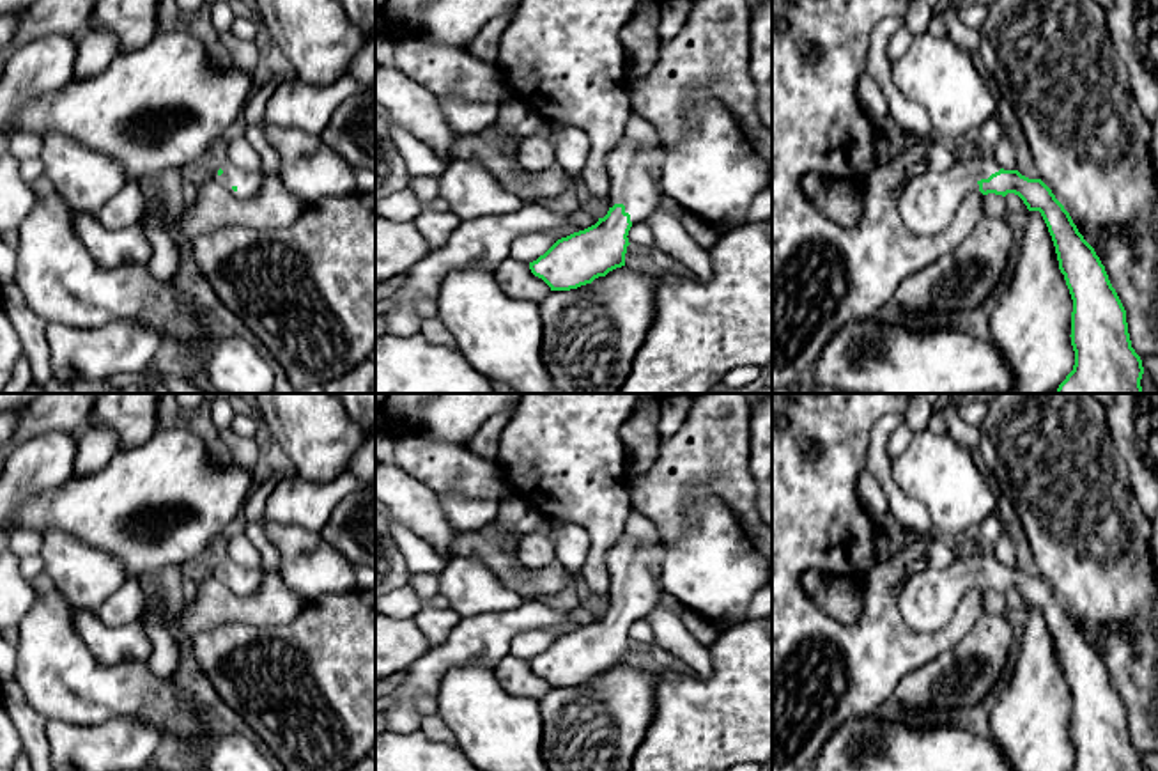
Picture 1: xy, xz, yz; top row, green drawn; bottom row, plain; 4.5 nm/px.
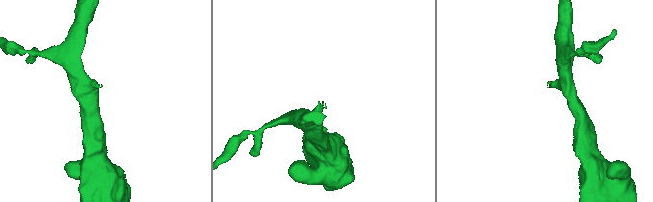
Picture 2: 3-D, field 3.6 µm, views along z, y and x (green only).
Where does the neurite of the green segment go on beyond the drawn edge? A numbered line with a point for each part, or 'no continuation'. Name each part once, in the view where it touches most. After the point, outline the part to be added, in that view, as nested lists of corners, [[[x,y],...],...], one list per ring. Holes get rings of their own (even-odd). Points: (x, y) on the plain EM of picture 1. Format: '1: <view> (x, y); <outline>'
1: xz (631, 564); [[[621,535],[607,551],[606,564],[611,578],[611,601],[623,601],[632,622],[646,617],[662,596],[657,569],[662,571],[664,542],[643,544]]]

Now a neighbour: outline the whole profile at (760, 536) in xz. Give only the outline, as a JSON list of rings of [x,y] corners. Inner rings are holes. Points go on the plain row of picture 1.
[[[765,523],[745,525],[744,532],[754,549],[768,562],[772,562],[772,528]]]

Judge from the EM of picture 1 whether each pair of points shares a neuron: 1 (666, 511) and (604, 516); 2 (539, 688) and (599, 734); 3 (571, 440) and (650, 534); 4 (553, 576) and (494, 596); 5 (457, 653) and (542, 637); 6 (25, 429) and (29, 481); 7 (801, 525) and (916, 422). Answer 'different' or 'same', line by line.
1: different
2: different
3: different
4: different
5: different
6: different
7: different

